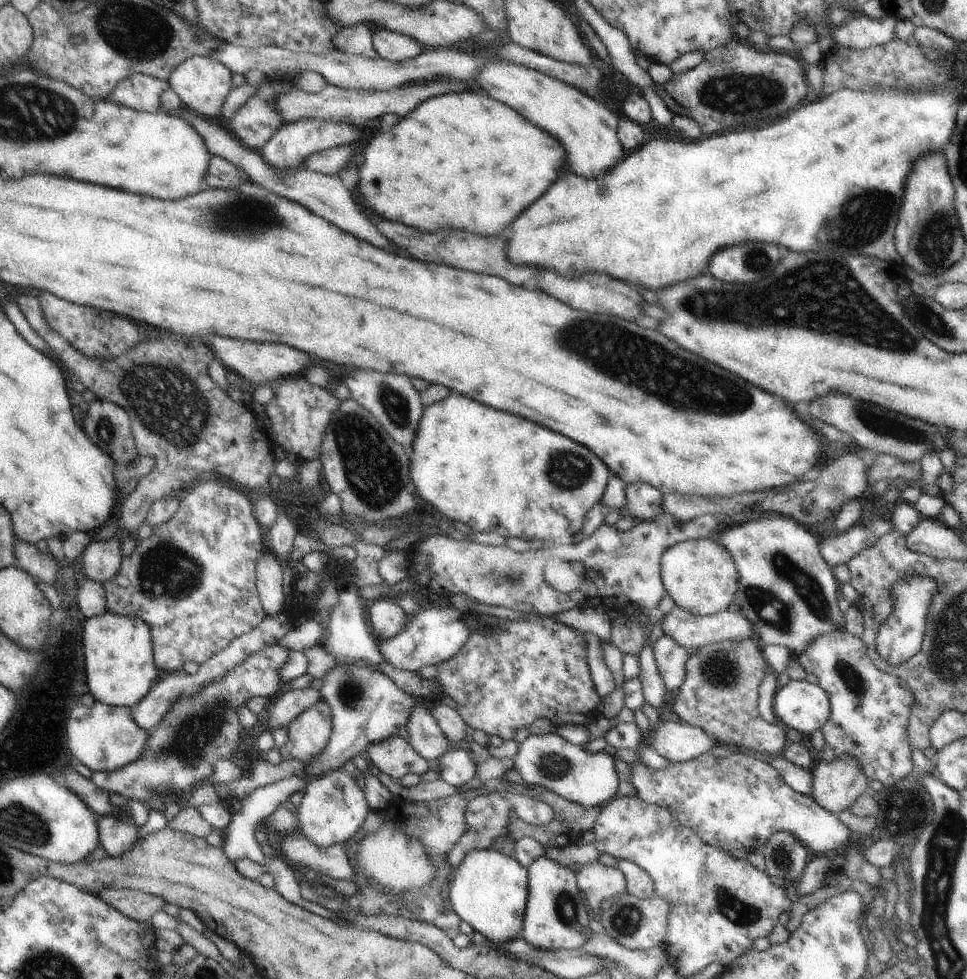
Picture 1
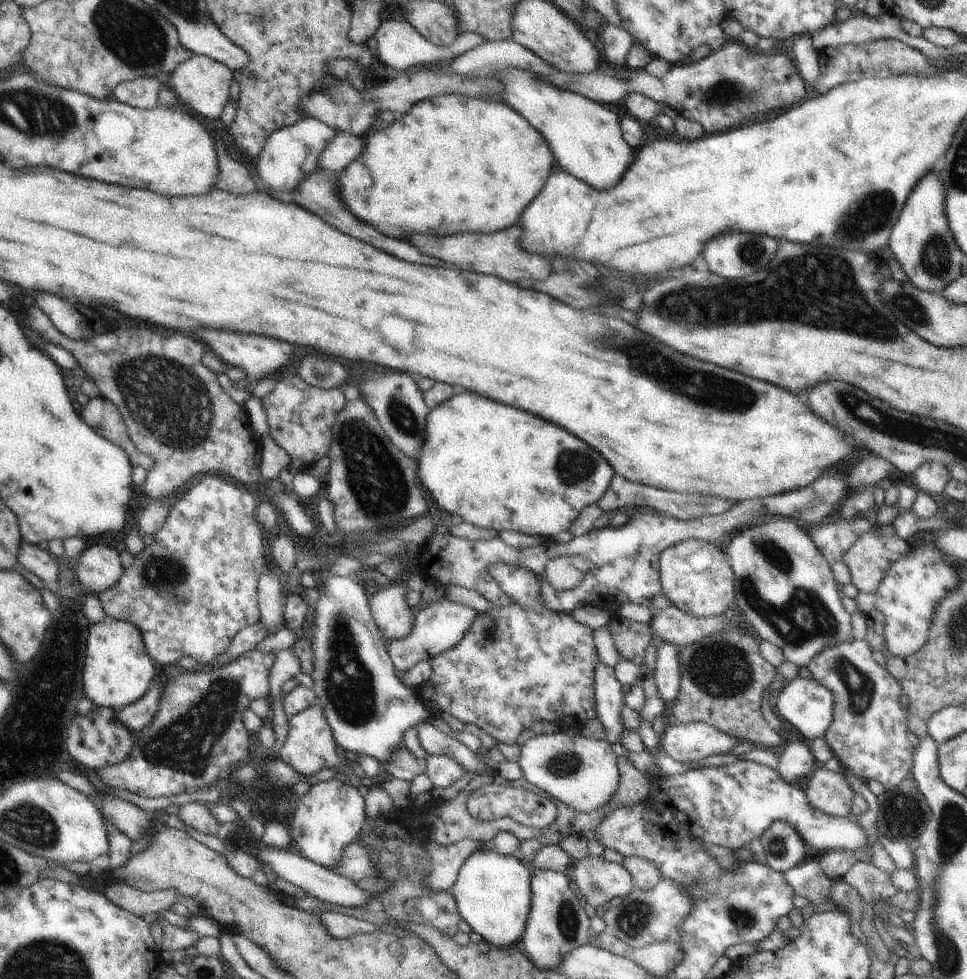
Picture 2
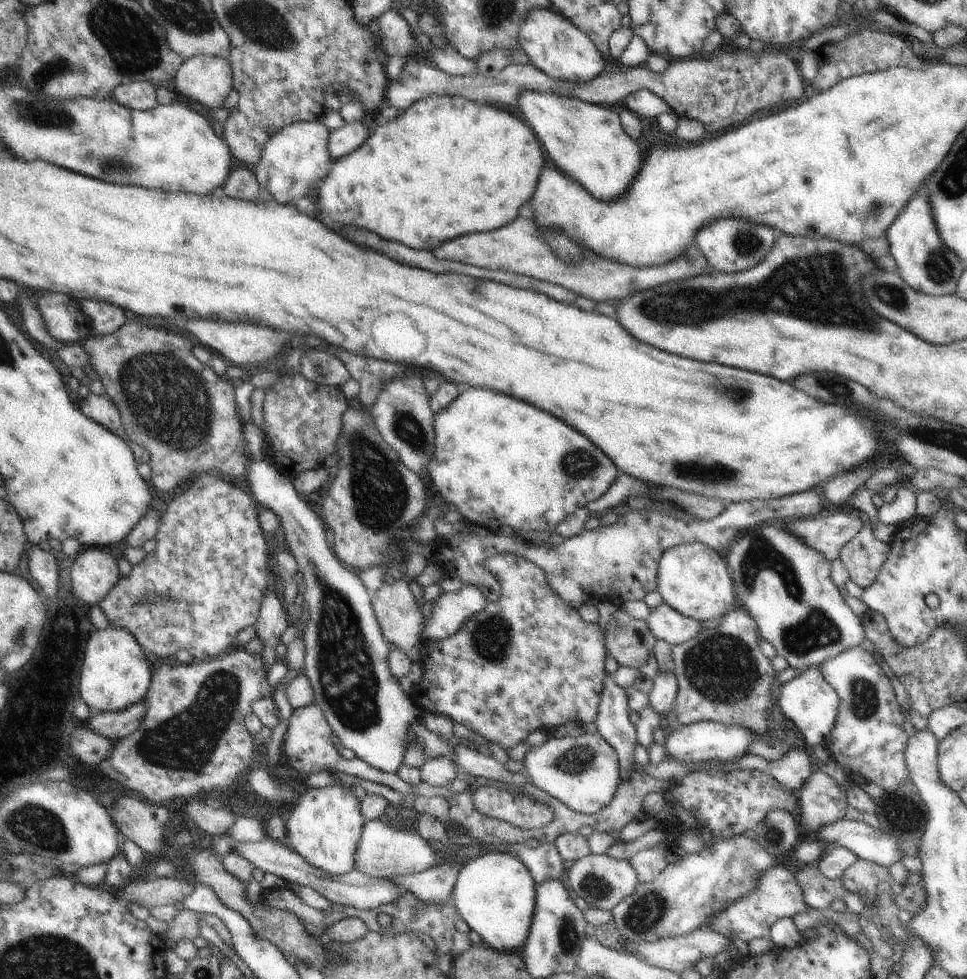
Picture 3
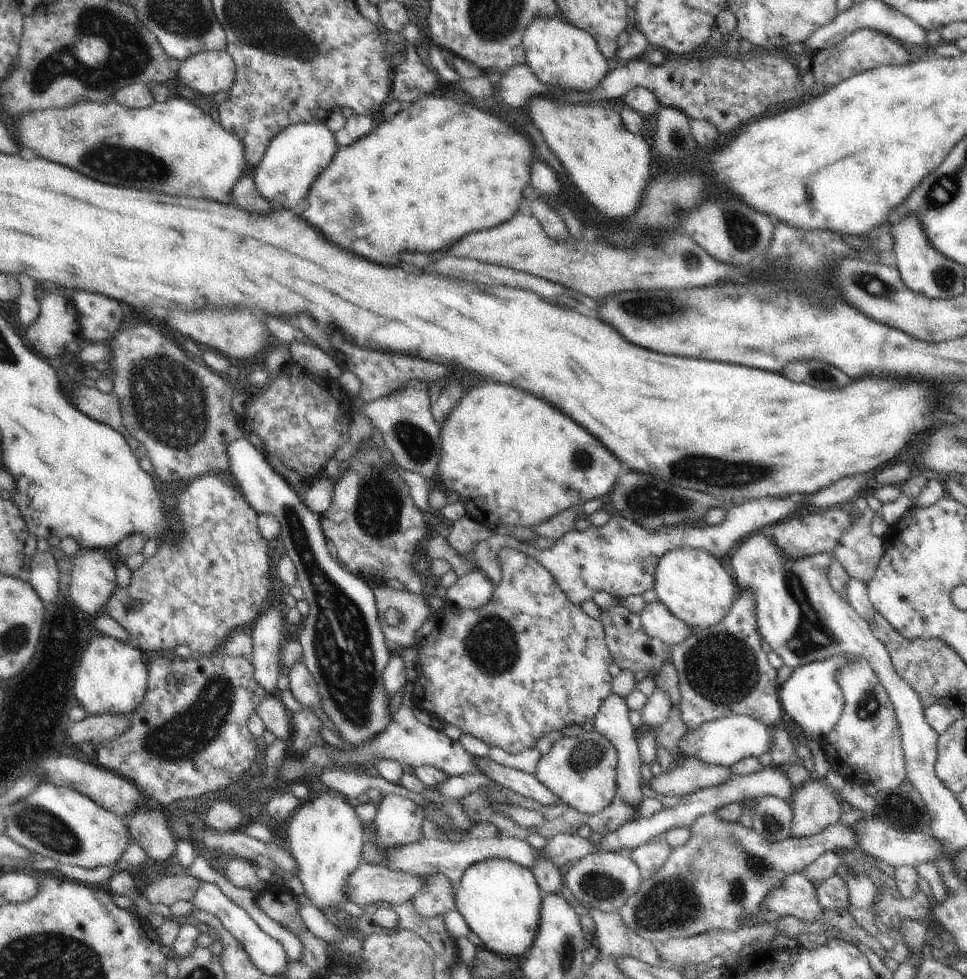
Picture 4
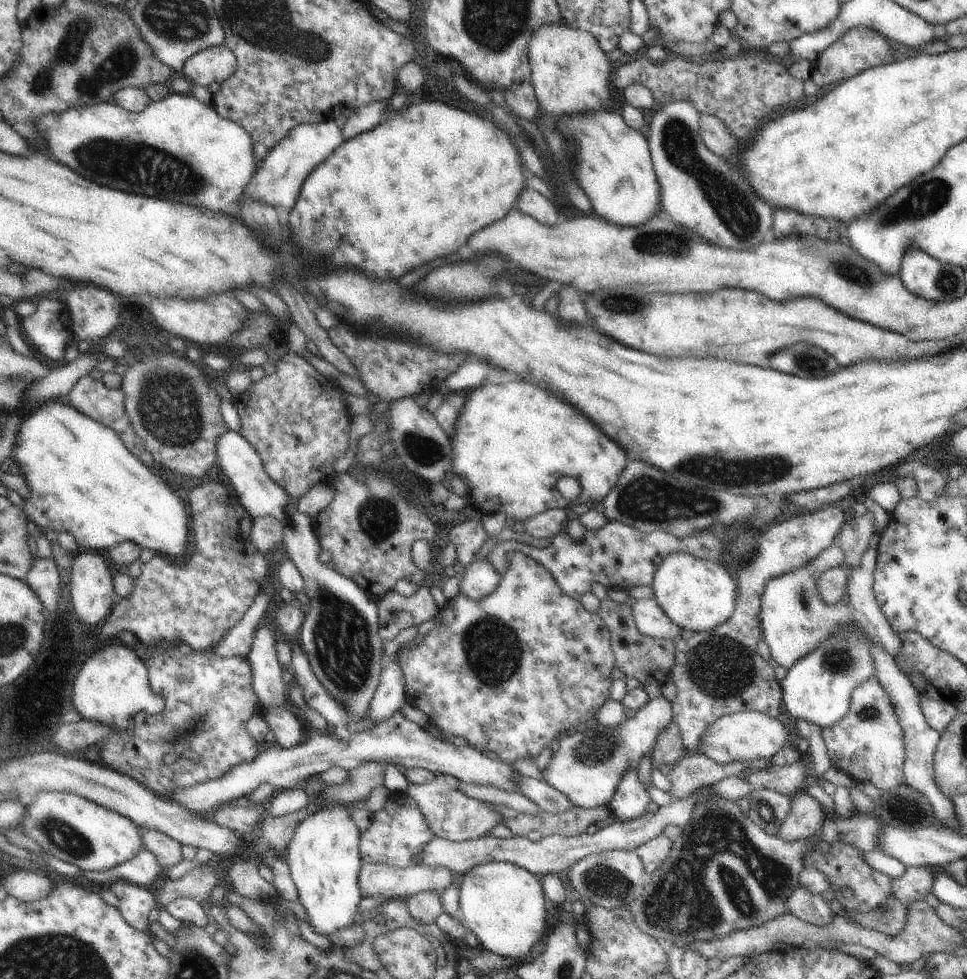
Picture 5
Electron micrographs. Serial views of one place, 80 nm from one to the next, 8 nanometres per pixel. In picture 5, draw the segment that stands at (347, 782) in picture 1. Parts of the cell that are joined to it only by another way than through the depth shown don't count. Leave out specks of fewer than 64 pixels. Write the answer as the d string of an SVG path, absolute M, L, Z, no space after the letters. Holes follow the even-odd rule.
M326 805L308 815L296 825L283 855L296 885L298 899L316 933L332 934L362 919L357 911L362 899L358 886L363 865L360 856L362 833L350 812L350 806Z

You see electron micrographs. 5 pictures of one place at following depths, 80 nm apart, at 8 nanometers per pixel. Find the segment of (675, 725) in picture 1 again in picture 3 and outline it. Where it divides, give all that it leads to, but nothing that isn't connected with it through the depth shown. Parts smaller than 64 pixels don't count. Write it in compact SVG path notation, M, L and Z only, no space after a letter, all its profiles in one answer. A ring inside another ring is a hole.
M700 721L689 725L682 725L679 729L670 730L665 740L667 757L686 763L707 761L710 759L732 760L735 756L742 758L748 753L747 748L756 735L751 729L743 725L725 725L718 721Z

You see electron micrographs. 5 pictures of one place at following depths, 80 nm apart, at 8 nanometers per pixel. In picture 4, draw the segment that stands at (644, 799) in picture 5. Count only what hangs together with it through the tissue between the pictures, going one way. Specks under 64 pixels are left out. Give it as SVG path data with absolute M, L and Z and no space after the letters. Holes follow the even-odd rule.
M610 693L598 709L597 715L593 720L595 730L602 733L618 751L619 761L617 764L617 792L623 796L625 801L640 808L644 797L648 794L644 790L641 778L641 758L639 753L639 742L635 739L637 732L635 726L628 719L630 709L626 699L616 693Z

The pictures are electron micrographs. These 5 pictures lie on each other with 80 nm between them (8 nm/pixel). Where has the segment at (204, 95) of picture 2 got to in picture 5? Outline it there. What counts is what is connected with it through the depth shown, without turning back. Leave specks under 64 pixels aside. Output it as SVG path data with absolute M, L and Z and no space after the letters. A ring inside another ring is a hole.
M224 44L210 47L192 55L182 66L179 75L191 81L193 86L204 86L228 80L237 69L237 58Z

